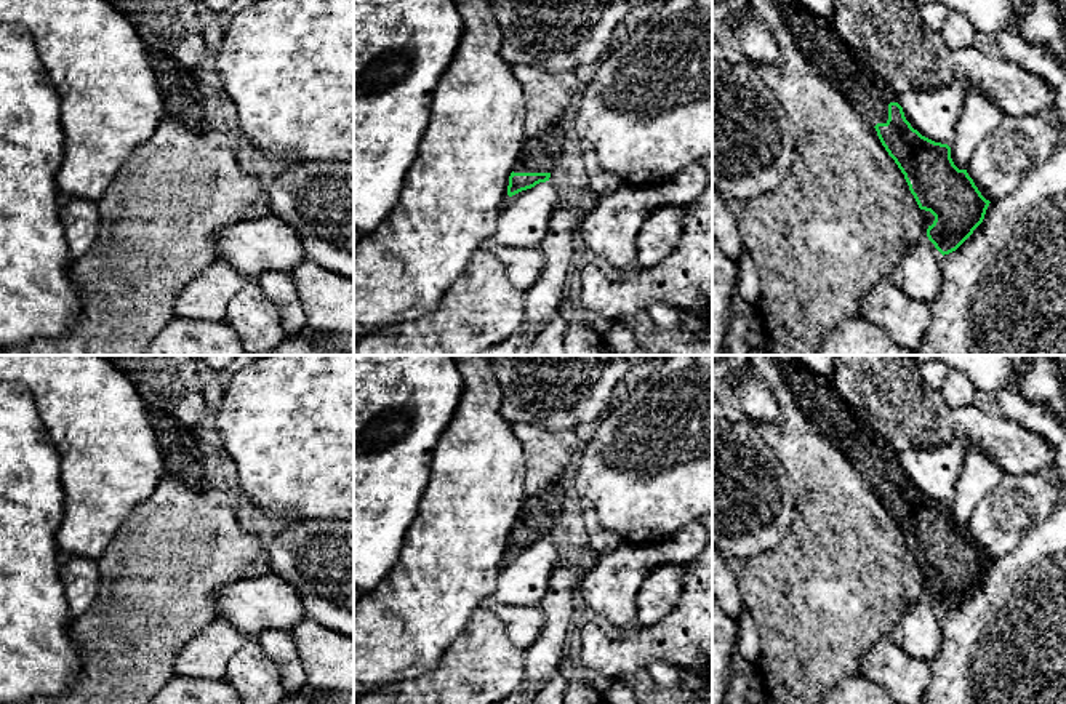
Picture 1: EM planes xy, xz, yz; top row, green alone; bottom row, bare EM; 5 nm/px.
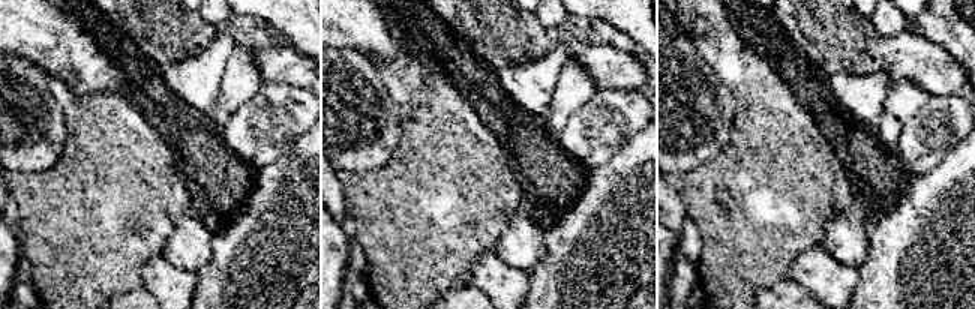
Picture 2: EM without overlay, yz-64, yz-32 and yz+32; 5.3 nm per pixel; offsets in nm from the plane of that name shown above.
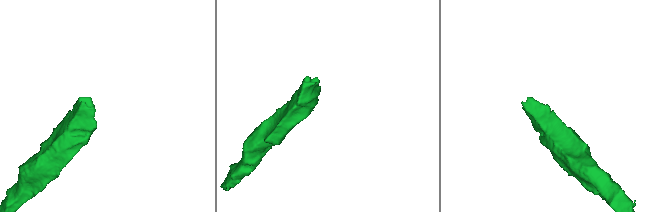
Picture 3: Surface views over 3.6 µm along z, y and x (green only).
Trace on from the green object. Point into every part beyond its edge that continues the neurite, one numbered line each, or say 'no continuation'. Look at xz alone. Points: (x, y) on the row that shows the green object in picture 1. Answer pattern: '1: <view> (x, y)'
1: xz (545, 154)

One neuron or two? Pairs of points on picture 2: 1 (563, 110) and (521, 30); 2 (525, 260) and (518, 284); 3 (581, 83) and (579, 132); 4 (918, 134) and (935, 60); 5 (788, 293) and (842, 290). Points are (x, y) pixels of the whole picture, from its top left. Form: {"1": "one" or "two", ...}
{"1": "two", "2": "two", "3": "two", "4": "two", "5": "two"}

